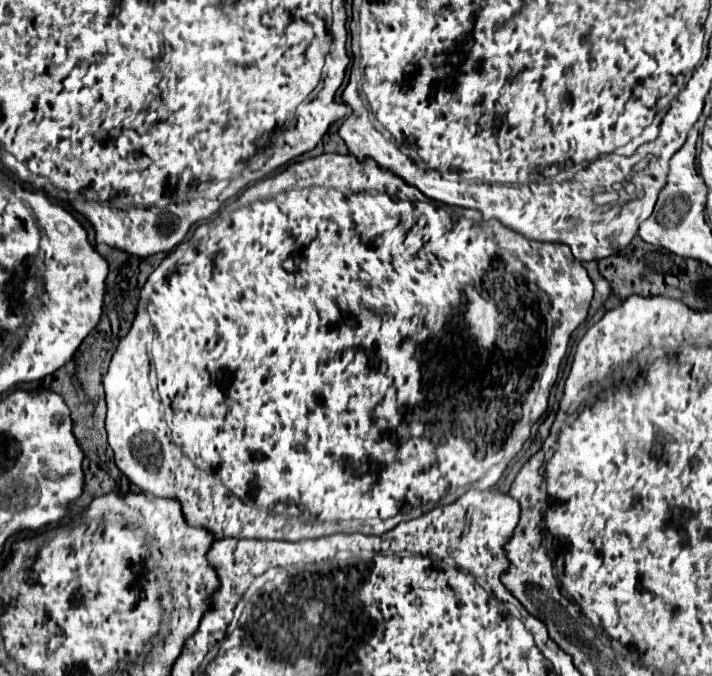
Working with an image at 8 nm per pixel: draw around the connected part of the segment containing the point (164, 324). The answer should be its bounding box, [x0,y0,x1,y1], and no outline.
[103,153,593,541]

